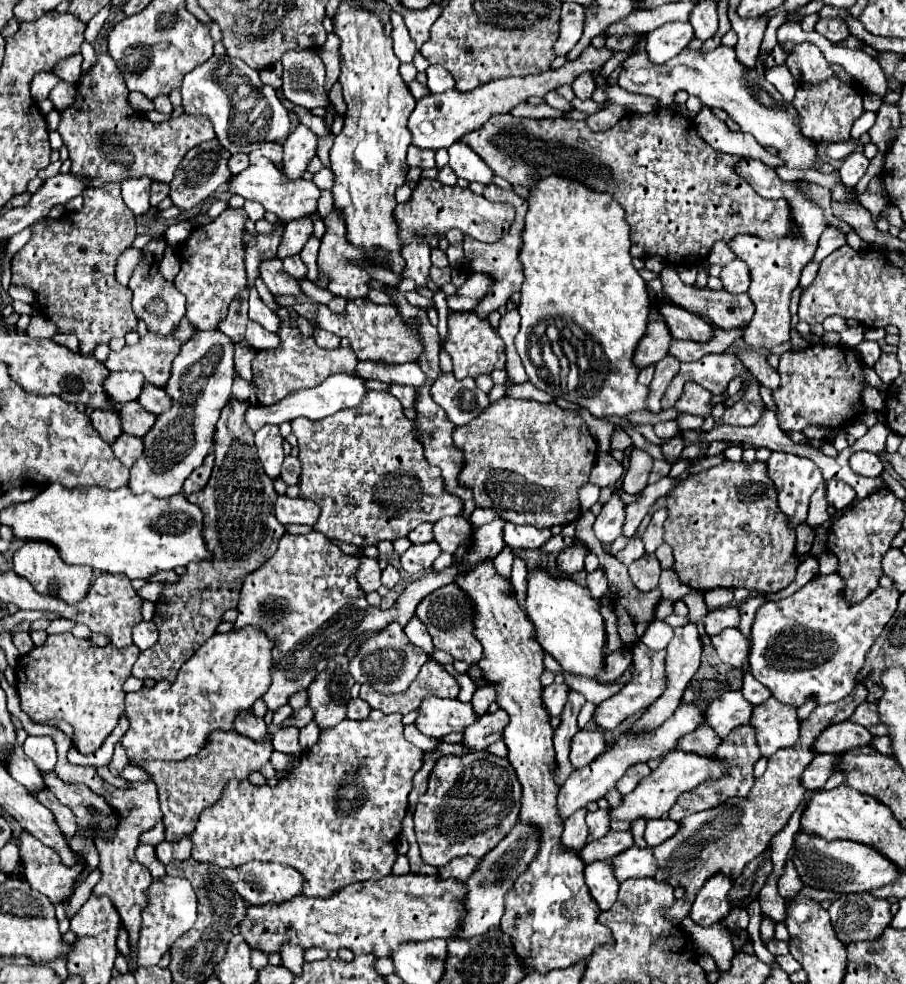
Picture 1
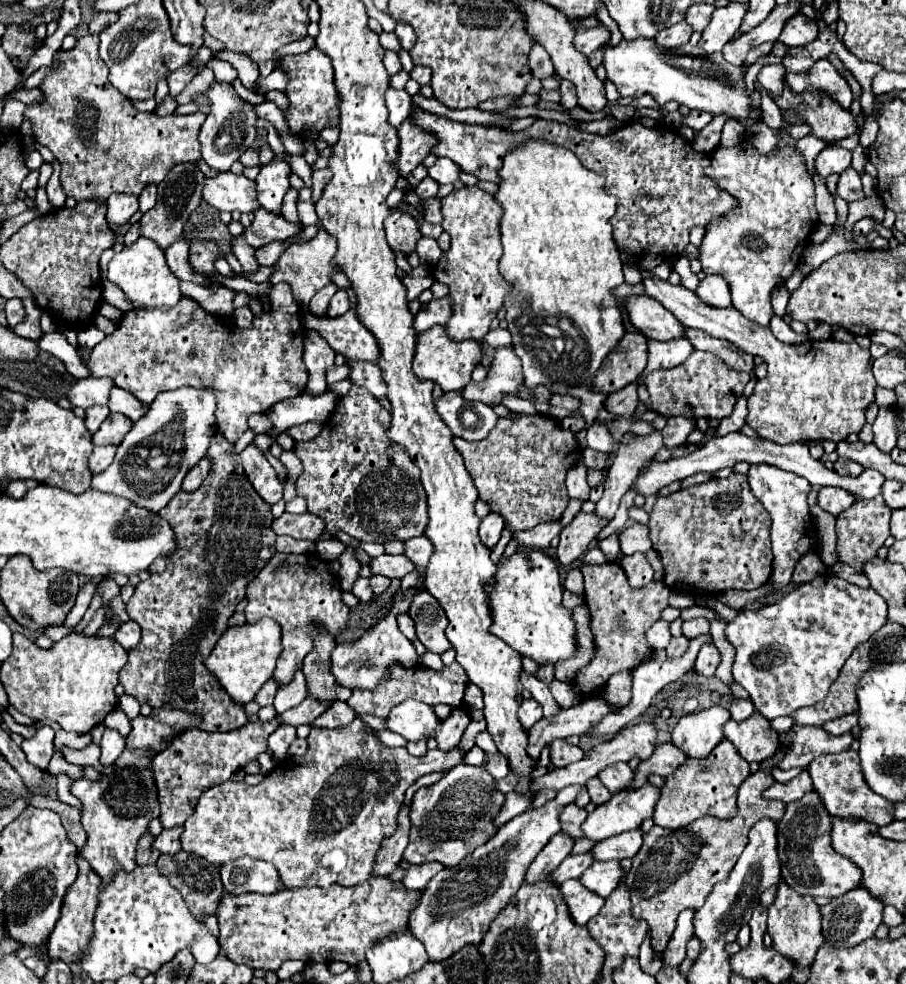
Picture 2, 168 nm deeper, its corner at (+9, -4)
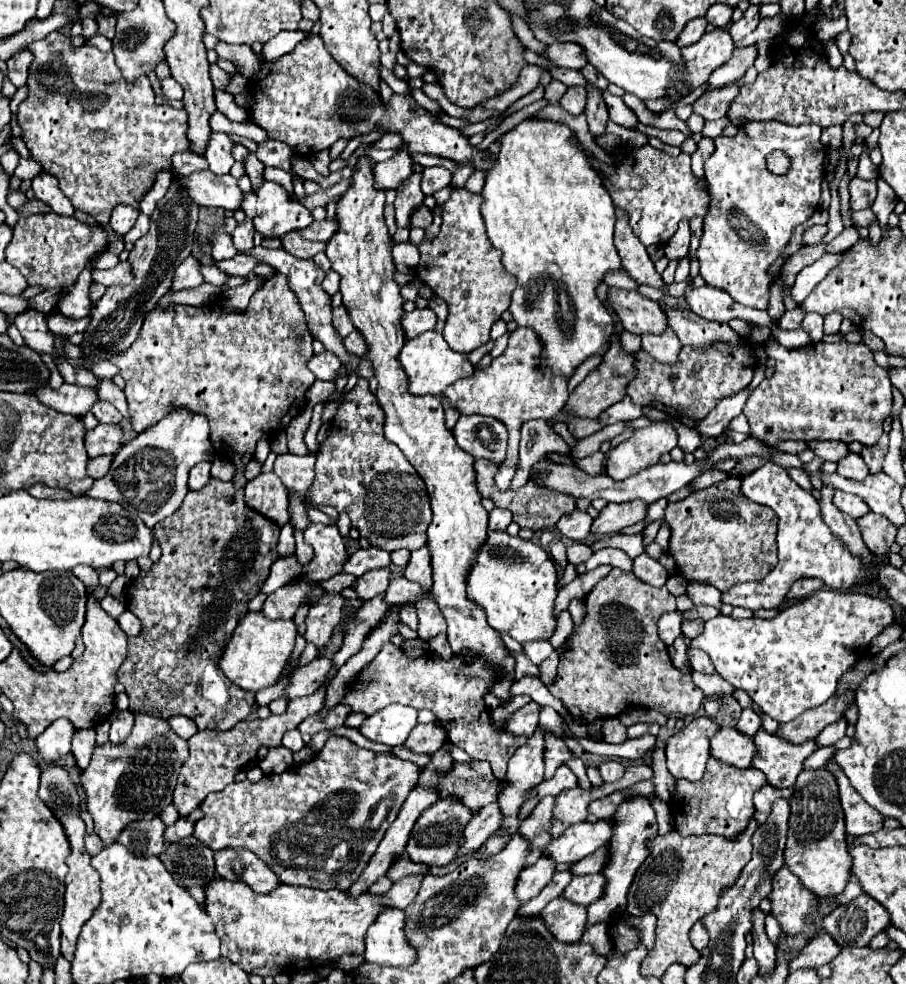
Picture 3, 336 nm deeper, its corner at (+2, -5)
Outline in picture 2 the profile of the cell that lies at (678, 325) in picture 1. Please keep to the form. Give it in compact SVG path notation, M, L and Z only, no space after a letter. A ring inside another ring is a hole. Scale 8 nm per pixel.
M631 295L623 299L623 305L627 309L631 325L639 329L647 339L669 341L685 337L685 327L655 299L647 295Z

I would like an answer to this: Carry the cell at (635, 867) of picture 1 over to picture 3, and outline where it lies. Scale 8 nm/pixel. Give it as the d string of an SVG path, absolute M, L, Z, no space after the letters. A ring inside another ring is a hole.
M602 872L584 874L584 876L574 876L562 896L568 896L568 900L578 904L592 904L600 900L604 888L606 888L606 876Z

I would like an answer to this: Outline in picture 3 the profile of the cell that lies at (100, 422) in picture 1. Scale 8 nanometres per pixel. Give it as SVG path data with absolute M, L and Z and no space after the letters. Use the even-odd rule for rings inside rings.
M108 402L94 404L94 406L92 406L92 414L96 416L96 420L98 420L100 424L118 424L118 422L122 420L120 412L118 412L112 404L108 404Z

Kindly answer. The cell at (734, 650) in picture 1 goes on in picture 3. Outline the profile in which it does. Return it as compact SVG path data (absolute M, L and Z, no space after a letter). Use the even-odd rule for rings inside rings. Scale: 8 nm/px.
M690 650L690 662L692 662L692 668L698 670L698 672L704 672L704 674L714 674L714 664L710 660L710 656L706 652L700 652L700 650Z

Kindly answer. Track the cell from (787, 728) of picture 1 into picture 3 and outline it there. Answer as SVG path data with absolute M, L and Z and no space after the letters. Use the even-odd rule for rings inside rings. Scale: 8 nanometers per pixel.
M720 728L720 732L712 738L712 756L736 768L748 768L756 754L758 748L754 740L736 728Z

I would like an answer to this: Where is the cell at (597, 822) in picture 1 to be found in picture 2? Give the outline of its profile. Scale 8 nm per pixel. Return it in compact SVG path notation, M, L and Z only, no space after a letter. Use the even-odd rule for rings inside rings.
M569 803L565 811L561 811L561 833L571 835L573 839L579 839L581 835L579 827L585 821L585 817L587 817L585 809L579 809L575 803Z

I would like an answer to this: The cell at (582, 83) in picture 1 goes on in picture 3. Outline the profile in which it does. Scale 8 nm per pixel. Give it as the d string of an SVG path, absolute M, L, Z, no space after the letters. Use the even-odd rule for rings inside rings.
M570 86L560 100L560 106L570 114L582 114L586 106L586 90L584 86Z

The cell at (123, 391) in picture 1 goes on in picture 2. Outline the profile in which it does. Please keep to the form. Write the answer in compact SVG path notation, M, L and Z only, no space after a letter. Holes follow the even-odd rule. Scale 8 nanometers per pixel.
M107 377L75 379L73 389L69 389L67 399L69 399L71 407L83 407L83 409L89 409L93 405L107 405L111 389L113 389L113 381Z

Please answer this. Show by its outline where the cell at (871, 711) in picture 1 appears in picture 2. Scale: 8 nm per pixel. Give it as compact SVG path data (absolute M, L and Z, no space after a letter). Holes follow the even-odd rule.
M843 715L841 719L833 719L829 723L823 725L823 729L829 733L829 735L843 735L843 733L849 733L851 727L857 725L857 715Z

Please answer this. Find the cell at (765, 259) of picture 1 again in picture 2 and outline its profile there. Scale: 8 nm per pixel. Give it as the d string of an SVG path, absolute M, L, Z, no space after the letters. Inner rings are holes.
M779 127L779 143L777 149L763 155L759 153L749 139L745 137L735 147L717 147L709 159L709 167L705 167L705 173L709 173L709 179L713 179L723 191L729 195L735 195L737 207L729 211L729 215L715 219L709 227L705 227L705 237L699 247L699 261L701 271L705 275L721 275L731 289L733 307L743 313L749 321L759 323L763 327L769 325L769 319L773 317L771 309L771 291L785 283L785 279L797 269L801 253L805 249L805 243L809 243L811 229L817 227L819 215L815 209L815 187L813 179L809 177L805 169L805 157L795 149L797 139L791 137L791 133L785 127Z

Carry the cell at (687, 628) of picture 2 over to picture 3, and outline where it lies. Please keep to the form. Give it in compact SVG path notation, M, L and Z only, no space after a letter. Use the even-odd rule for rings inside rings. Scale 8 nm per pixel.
M684 620L682 634L688 638L696 638L704 630L704 620Z

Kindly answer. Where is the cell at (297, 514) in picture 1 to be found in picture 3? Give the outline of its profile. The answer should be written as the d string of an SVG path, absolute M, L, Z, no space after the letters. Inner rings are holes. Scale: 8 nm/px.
M310 524L304 530L304 542L314 548L314 560L308 566L304 566L304 572L302 572L304 580L328 580L340 572L340 564L348 558L348 552L346 552L344 540L334 524Z

